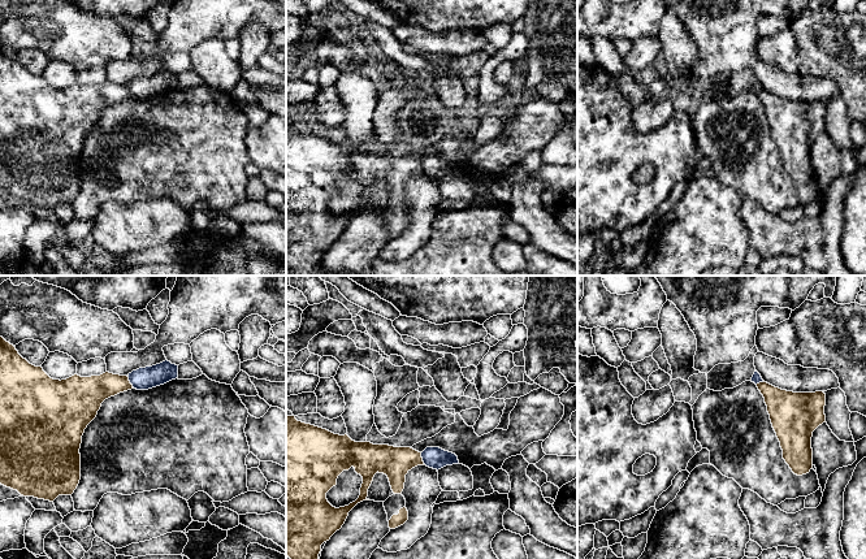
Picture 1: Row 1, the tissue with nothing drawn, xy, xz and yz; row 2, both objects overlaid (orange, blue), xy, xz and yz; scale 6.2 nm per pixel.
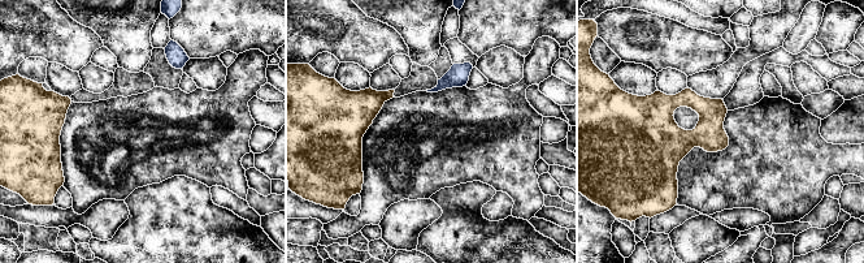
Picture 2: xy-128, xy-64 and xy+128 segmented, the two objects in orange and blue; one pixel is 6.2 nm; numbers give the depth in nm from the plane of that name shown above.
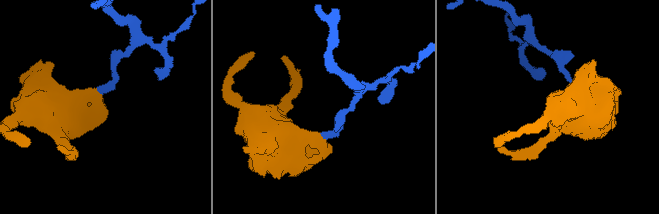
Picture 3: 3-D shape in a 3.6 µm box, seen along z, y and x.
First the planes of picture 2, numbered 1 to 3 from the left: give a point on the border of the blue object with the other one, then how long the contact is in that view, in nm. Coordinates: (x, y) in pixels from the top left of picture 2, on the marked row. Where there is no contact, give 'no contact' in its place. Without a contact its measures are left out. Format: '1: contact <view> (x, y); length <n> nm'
1: no contact
2: no contact
3: no contact

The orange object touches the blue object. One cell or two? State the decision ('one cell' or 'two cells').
two cells

